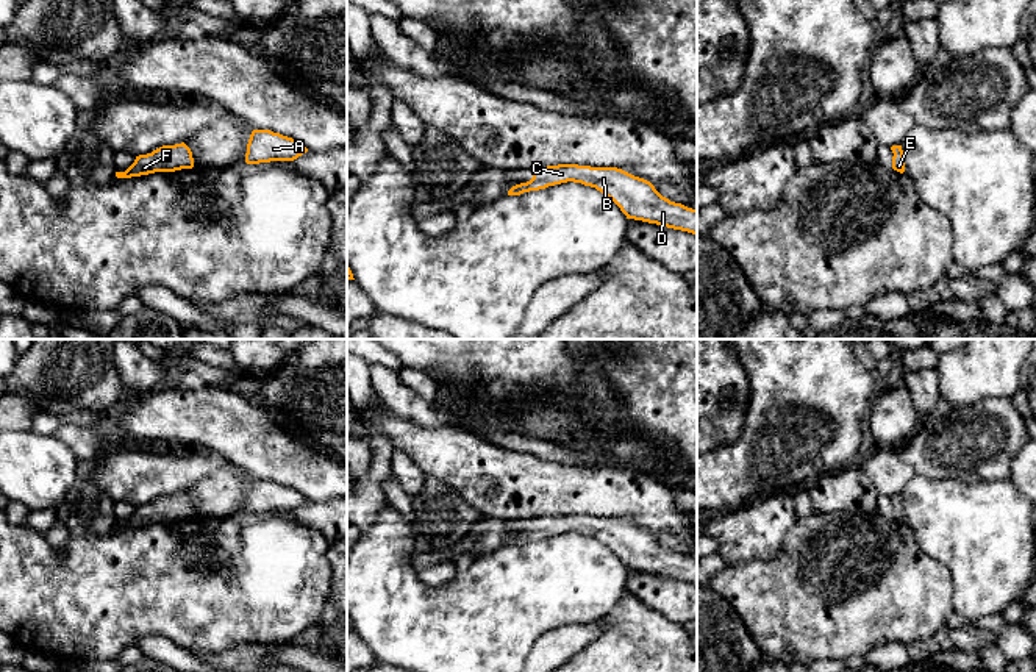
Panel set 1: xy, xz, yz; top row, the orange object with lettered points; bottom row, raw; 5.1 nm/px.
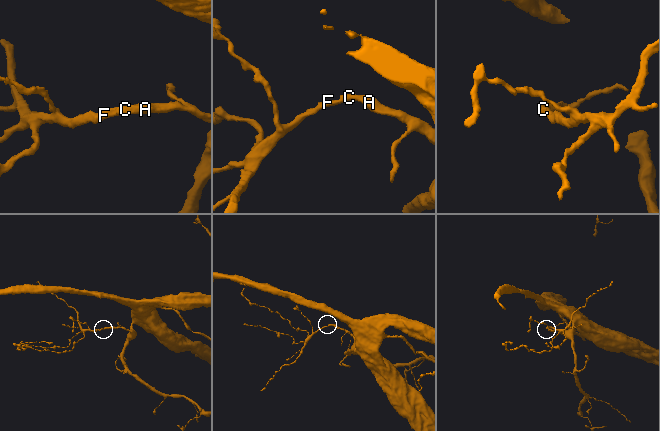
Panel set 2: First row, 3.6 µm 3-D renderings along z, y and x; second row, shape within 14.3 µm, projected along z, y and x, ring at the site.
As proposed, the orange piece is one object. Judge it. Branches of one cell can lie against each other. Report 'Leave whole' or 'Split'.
Leave whole

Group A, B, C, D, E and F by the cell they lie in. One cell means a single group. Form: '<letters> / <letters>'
A B C D E F

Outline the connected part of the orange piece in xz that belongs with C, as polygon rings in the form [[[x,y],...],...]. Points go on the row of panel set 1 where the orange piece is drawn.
[[[578,164],[536,167],[533,169],[533,178],[513,186],[508,195],[520,195],[567,181],[595,188],[611,198],[627,219],[697,234],[697,209],[670,202],[650,181],[617,167]]]

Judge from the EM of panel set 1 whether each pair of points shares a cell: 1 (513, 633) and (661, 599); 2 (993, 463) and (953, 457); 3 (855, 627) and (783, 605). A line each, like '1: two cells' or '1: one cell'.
1: two cells
2: one cell
3: one cell

